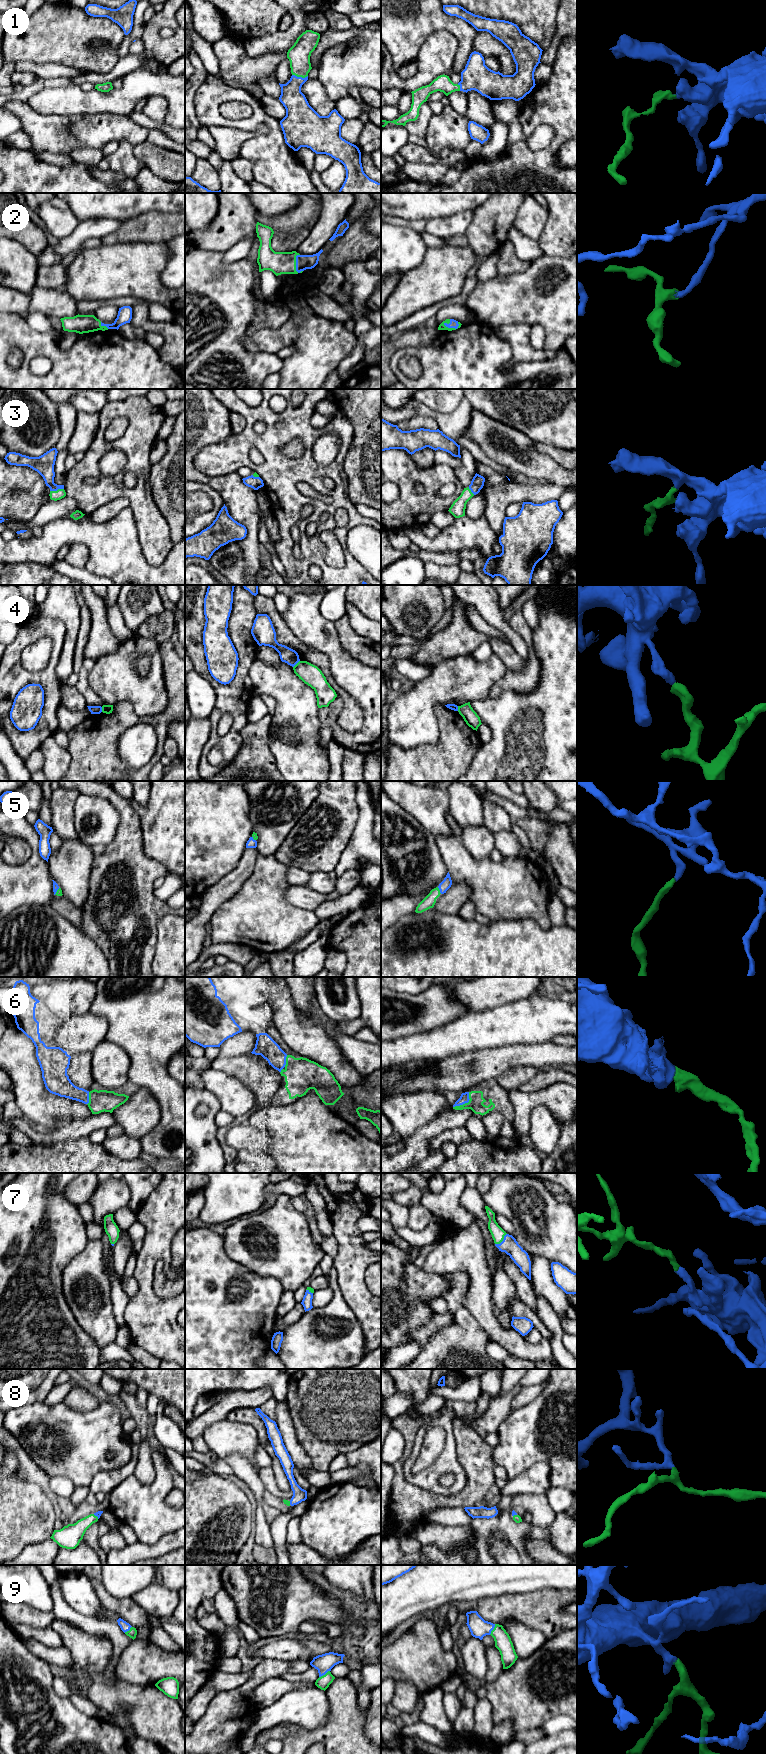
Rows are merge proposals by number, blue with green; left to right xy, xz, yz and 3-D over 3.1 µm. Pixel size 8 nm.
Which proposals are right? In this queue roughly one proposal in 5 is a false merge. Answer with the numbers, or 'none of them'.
1, 2, 3, 5, 6, 7, 8, 9

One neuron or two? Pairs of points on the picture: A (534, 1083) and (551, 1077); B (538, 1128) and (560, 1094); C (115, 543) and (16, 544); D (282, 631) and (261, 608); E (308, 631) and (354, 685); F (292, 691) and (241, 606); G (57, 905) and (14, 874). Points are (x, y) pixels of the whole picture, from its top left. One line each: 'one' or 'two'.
A: one
B: two
C: one
D: one
E: one
F: two
G: two

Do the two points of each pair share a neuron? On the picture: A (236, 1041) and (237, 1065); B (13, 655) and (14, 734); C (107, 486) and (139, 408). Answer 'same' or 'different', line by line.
A: different
B: same
C: same

